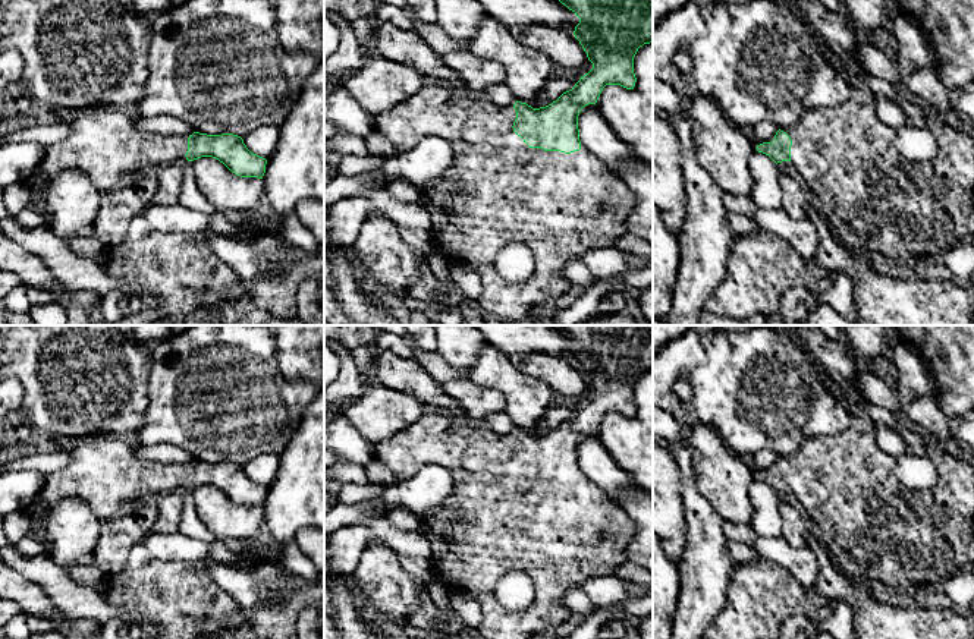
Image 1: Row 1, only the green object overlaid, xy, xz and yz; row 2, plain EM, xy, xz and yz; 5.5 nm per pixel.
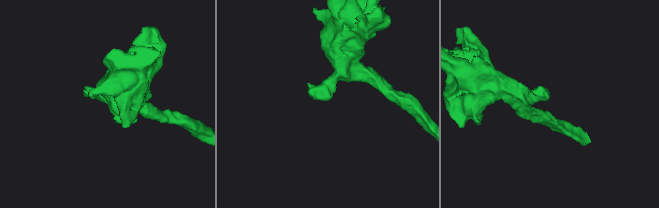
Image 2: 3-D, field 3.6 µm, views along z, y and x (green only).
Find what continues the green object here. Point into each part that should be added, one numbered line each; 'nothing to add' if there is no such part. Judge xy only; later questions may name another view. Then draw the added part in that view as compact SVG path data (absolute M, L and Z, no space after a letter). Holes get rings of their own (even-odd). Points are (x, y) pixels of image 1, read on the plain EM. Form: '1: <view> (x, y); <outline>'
1: xy (103, 472); M92 435L72 441L69 463L45 478L41 495L23 510L31 520L31 535L45 542L45 514L63 498L79 498L104 523L138 507L145 495L186 488L189 465L141 460L135 456L135 447L131 438L117 435Z

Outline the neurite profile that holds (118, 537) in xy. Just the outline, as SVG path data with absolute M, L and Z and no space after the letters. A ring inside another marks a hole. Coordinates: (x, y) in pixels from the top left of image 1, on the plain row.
M138 506L110 522L101 523L92 563L107 577L119 575L129 560L132 547L144 542L154 531L157 519L158 511L155 509Z

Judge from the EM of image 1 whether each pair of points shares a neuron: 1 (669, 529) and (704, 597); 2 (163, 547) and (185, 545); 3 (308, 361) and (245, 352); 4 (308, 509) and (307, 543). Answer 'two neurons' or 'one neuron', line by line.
1: two neurons
2: one neuron
3: two neurons
4: two neurons

